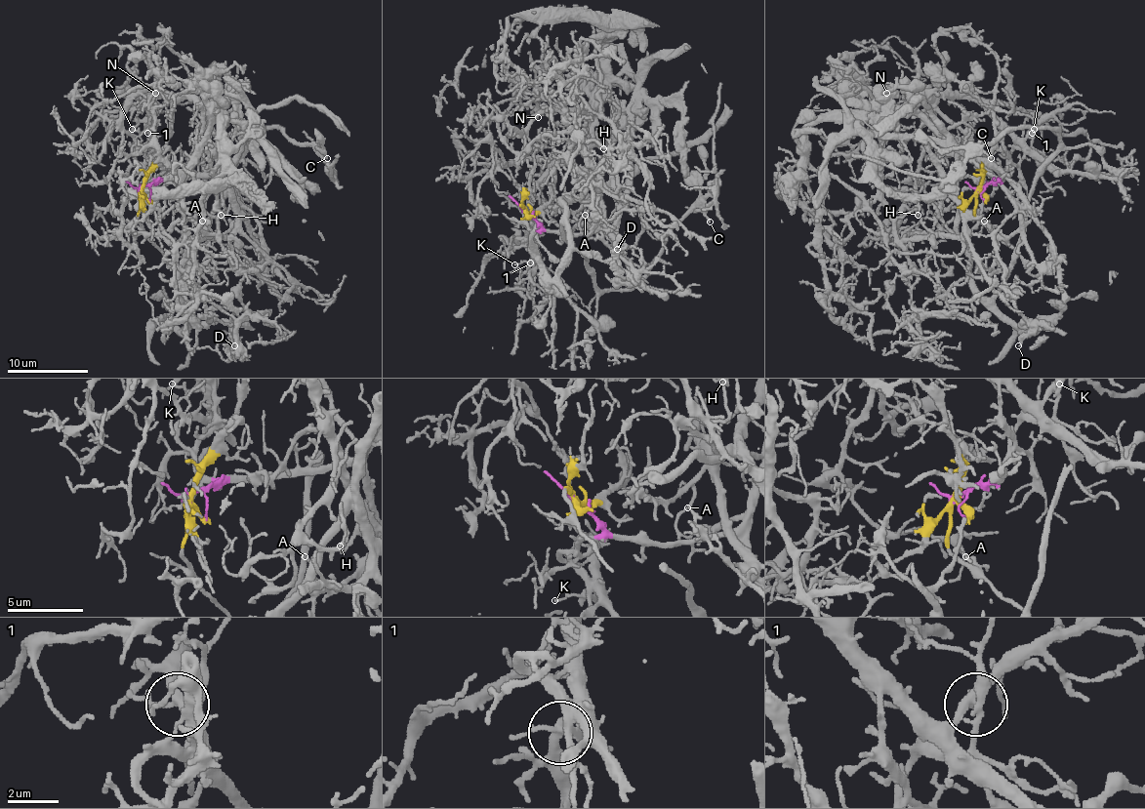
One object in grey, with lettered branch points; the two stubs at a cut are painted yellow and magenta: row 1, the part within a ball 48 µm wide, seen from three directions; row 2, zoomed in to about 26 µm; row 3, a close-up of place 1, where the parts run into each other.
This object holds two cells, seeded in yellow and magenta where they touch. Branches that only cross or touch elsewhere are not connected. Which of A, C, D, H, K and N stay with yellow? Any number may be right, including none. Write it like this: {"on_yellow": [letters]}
{"on_yellow": ["A", "H", "N"]}

